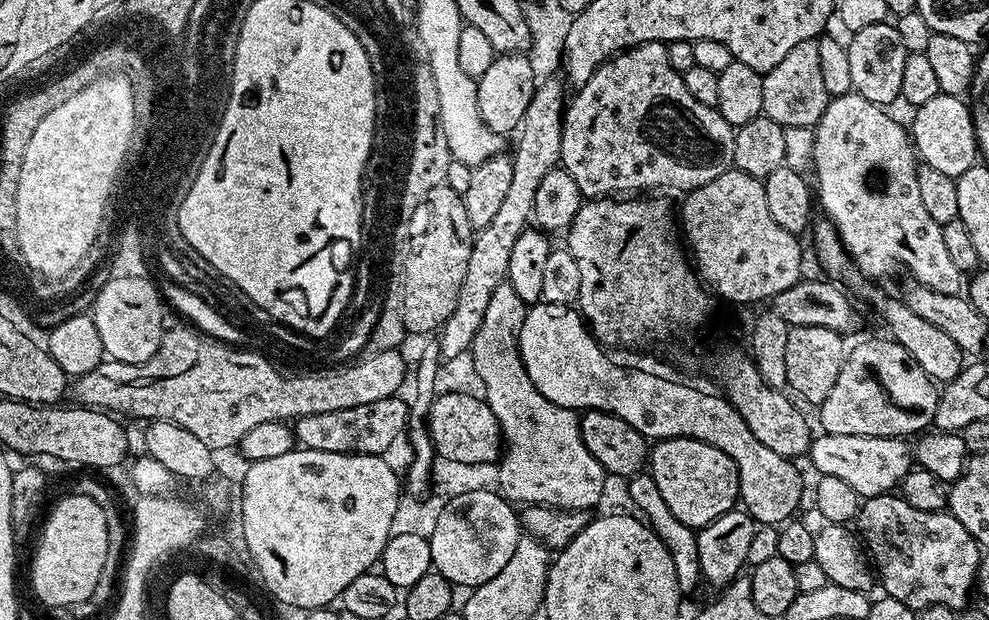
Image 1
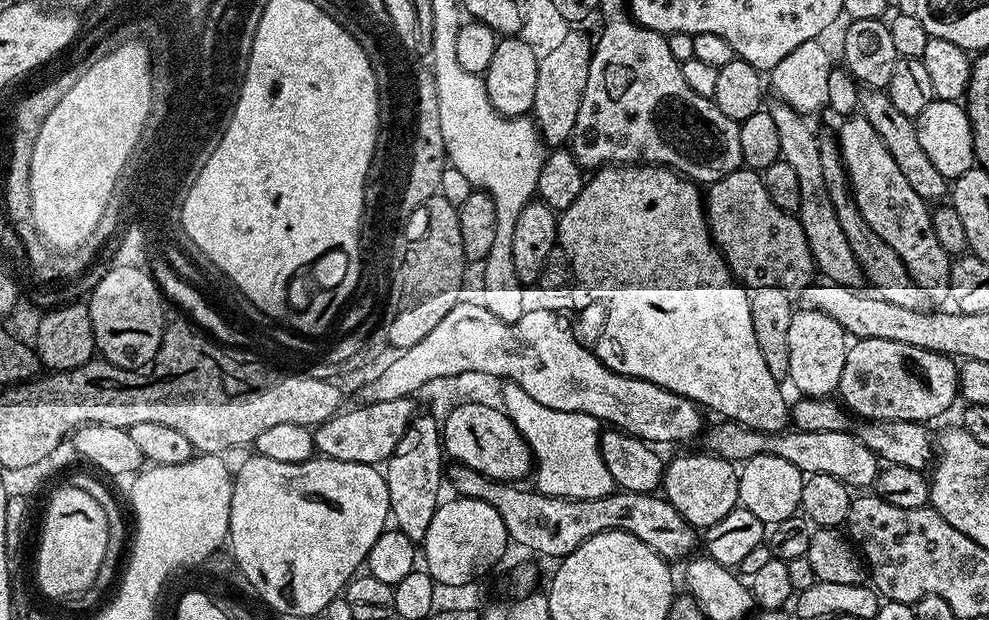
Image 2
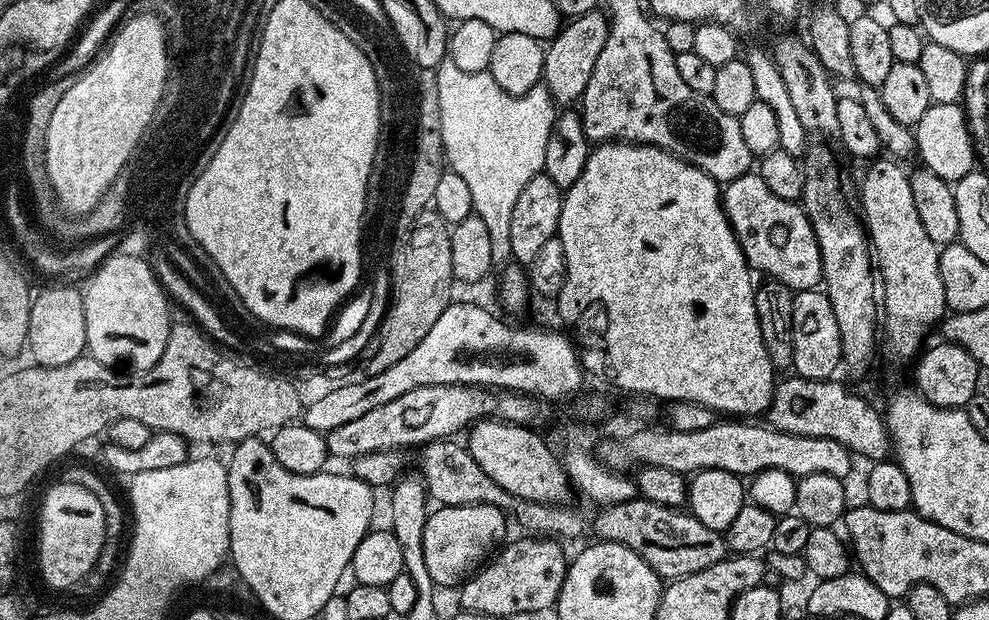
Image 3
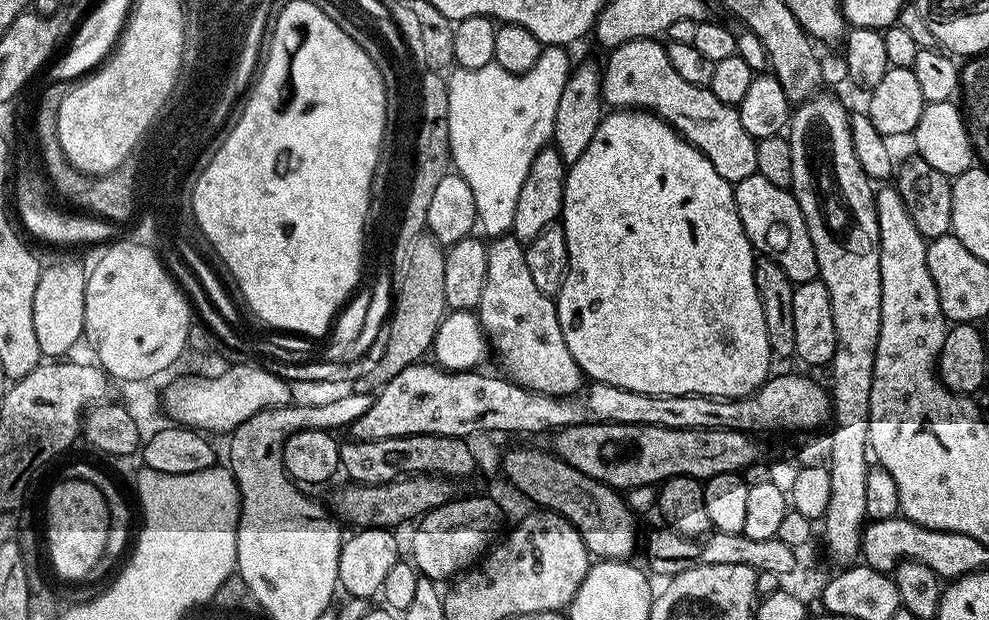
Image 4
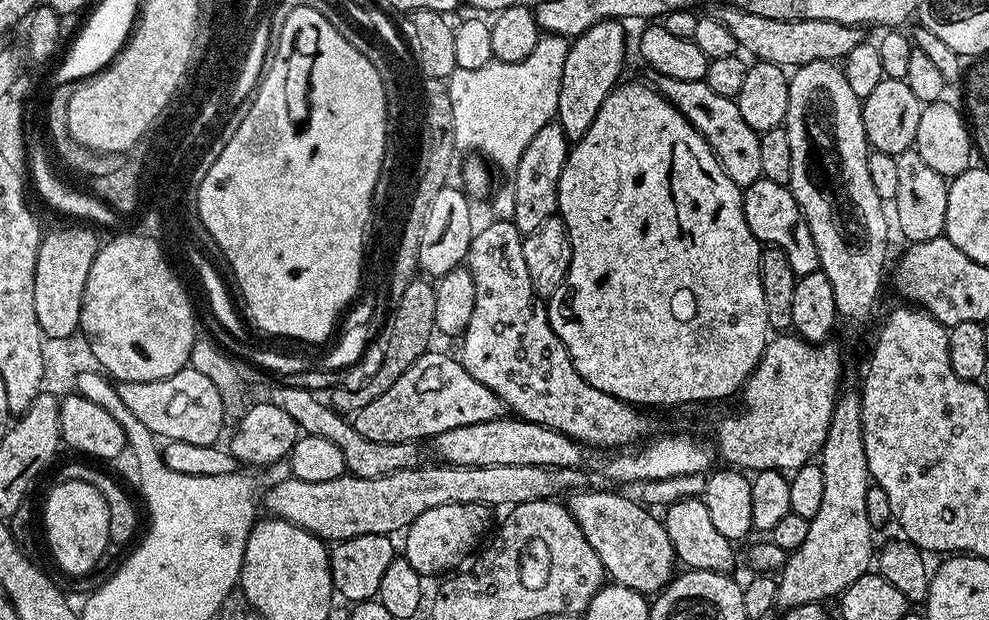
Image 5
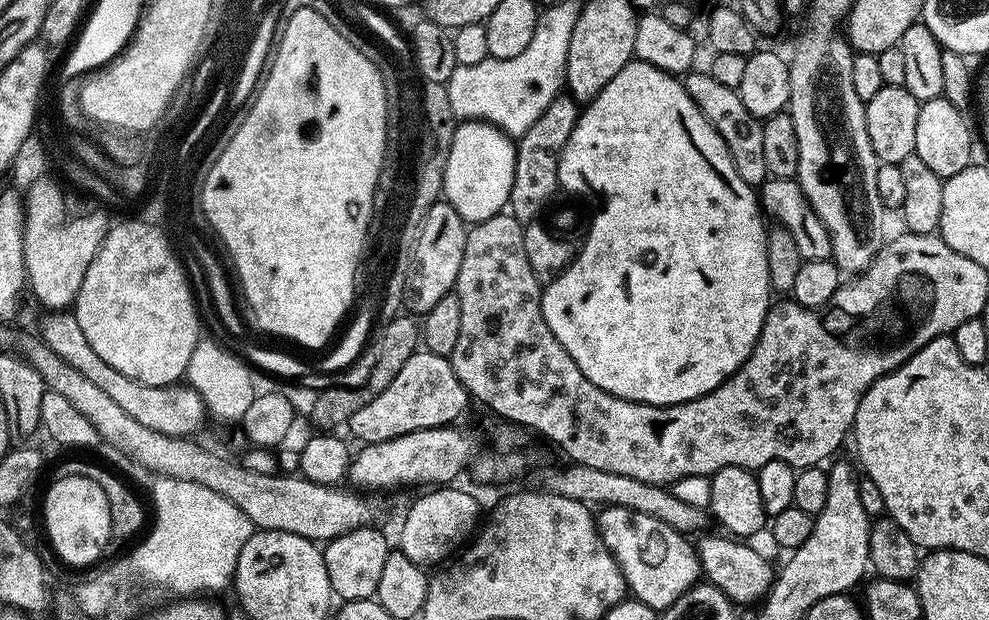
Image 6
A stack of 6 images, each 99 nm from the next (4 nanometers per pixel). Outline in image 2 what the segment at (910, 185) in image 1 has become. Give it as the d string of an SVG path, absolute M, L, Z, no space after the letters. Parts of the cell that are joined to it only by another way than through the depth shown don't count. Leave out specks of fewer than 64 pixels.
M853 114L843 121L838 135L840 153L848 171L848 179L852 182L852 193L856 199L858 210L862 210L862 218L880 235L888 246L903 260L910 275L923 288L929 290L947 289L948 275L952 269L948 253L938 246L938 238L934 238L932 229L932 213L929 205L918 194L914 194L910 182L902 175L902 170L890 158L890 150L874 132L874 126L866 122L866 118Z

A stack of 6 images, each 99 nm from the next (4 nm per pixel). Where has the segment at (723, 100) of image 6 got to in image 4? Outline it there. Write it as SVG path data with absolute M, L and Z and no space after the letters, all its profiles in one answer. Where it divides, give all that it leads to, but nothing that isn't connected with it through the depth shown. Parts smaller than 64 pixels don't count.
M656 38L647 40L631 40L622 46L611 49L607 53L608 61L602 64L600 74L600 99L612 110L643 110L659 116L667 122L674 131L683 136L687 144L693 146L704 155L707 160L726 178L731 185L742 182L742 178L750 178L757 175L758 154L756 153L756 141L750 134L746 134L742 127L742 118L739 111L733 105L726 102L718 102L708 87L693 86L686 82L670 66L667 47Z

